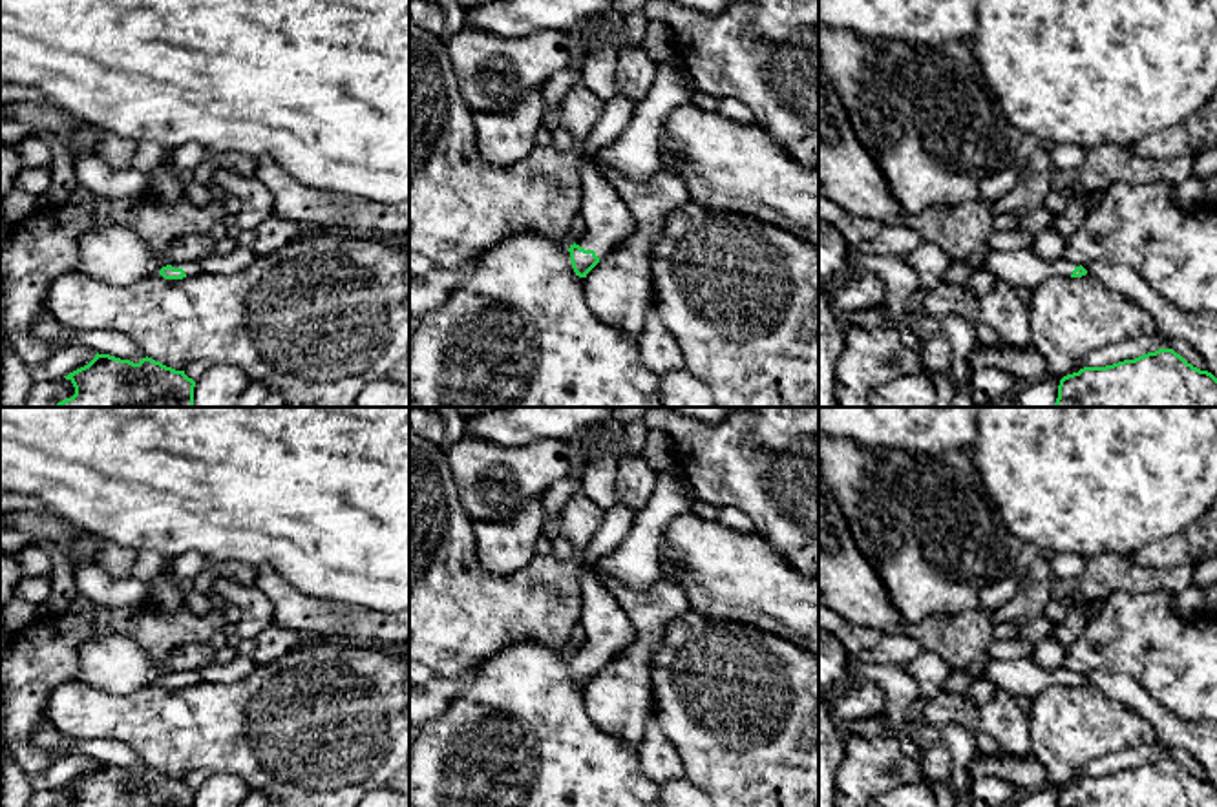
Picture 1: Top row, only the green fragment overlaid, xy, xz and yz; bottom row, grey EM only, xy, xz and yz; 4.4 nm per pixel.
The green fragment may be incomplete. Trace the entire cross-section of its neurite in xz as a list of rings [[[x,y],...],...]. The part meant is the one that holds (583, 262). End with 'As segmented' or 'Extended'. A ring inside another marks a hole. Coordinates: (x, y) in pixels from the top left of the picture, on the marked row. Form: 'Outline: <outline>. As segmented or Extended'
Outline: [[[590,155],[581,162],[579,214],[587,223],[587,236],[570,245],[568,252],[576,276],[587,278],[601,257],[632,236],[636,221],[621,195],[596,170]]]. Extended

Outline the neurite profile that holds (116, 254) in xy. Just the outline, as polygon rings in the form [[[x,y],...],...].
[[[110,223],[82,236],[77,272],[110,285],[133,285],[166,265],[205,259],[214,252],[214,239],[216,234],[186,234],[153,250],[135,228]]]

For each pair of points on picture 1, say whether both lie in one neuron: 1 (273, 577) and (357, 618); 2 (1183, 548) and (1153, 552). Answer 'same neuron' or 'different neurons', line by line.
1: same neuron
2: same neuron

